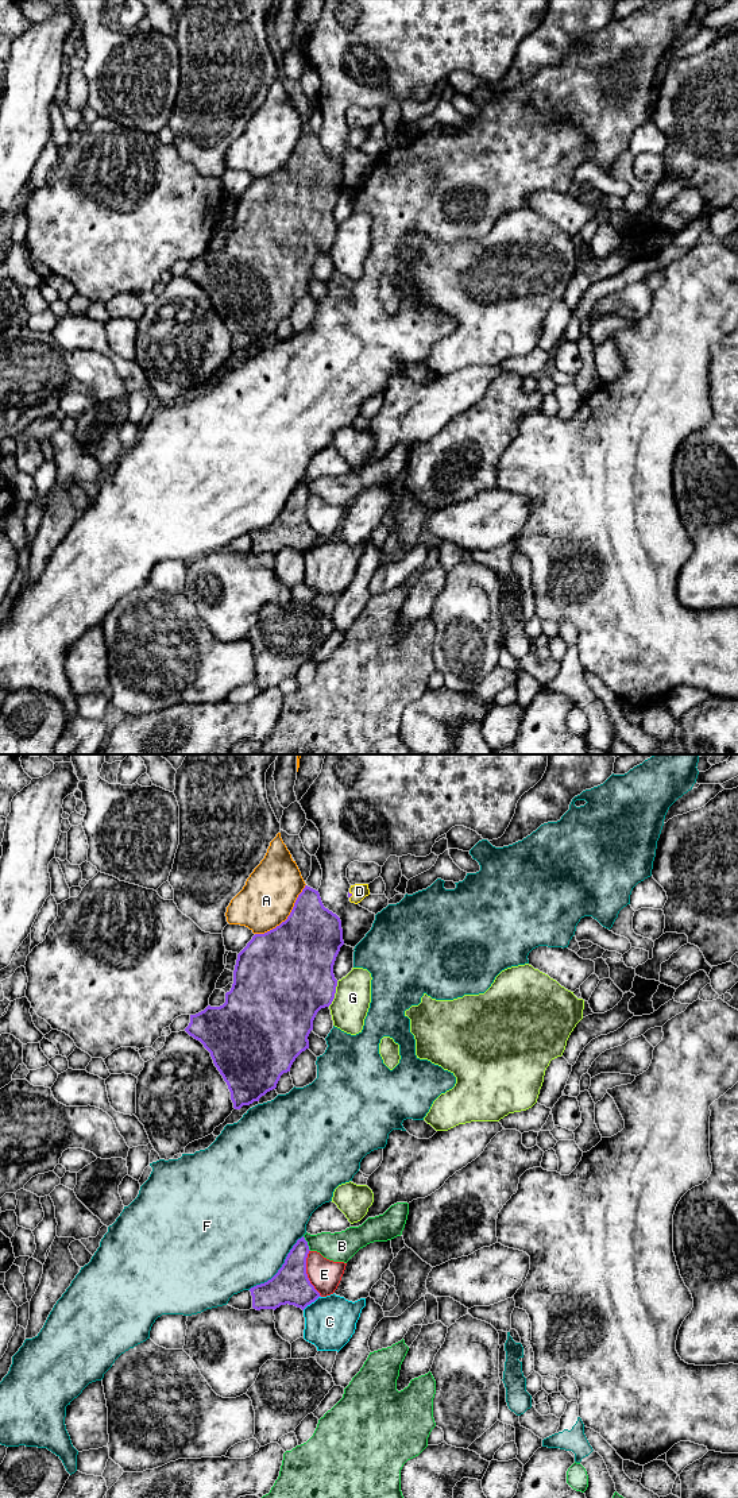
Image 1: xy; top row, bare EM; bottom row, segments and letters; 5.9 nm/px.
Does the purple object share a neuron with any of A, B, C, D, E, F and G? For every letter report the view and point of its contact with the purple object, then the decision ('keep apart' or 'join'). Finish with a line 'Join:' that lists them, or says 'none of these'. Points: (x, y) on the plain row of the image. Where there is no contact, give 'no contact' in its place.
A: xy (288, 161) | keep apart
B: xy (306, 487) | keep apart
C: xy (310, 547) | keep apart
D: xy (351, 139) | join
E: xy (305, 517) | keep apart
F: xy (281, 512) | keep apart
G: xy (335, 236) | keep apart
Join: D

